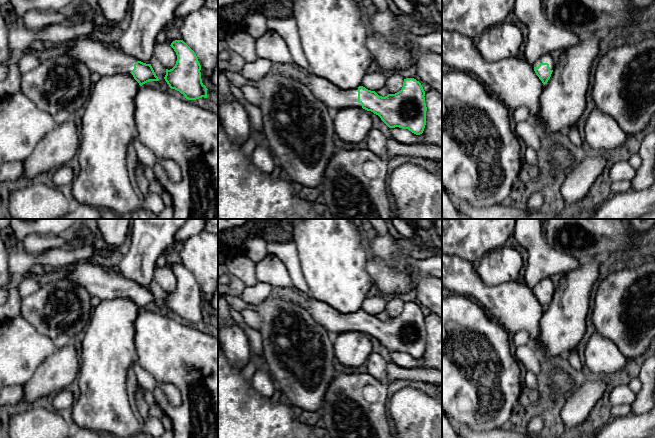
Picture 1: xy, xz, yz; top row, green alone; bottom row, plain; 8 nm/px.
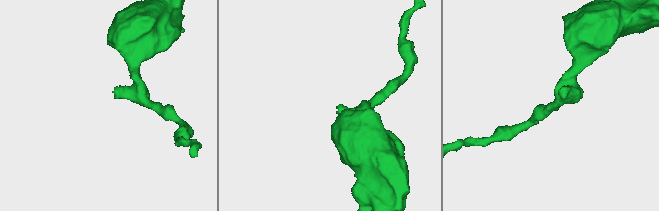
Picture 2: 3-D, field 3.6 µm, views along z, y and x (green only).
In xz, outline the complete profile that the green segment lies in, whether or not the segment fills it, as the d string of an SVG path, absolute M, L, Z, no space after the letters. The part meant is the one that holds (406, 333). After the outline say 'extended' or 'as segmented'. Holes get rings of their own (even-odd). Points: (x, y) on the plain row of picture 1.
M273 286L271 294L305 309L332 337L345 331L359 331L378 339L389 352L408 353L416 359L424 355L427 335L425 315L414 302L404 303L399 316L382 321L363 310L342 313L327 303L306 299L292 288Z; extended

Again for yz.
M551 278L541 280L534 288L534 295L542 307L545 309L551 301L556 286Z; extended

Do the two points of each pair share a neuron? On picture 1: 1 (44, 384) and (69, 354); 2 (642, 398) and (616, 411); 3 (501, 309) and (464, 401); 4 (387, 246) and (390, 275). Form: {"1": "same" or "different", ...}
{"1": "same", "2": "different", "3": "different", "4": "different"}

